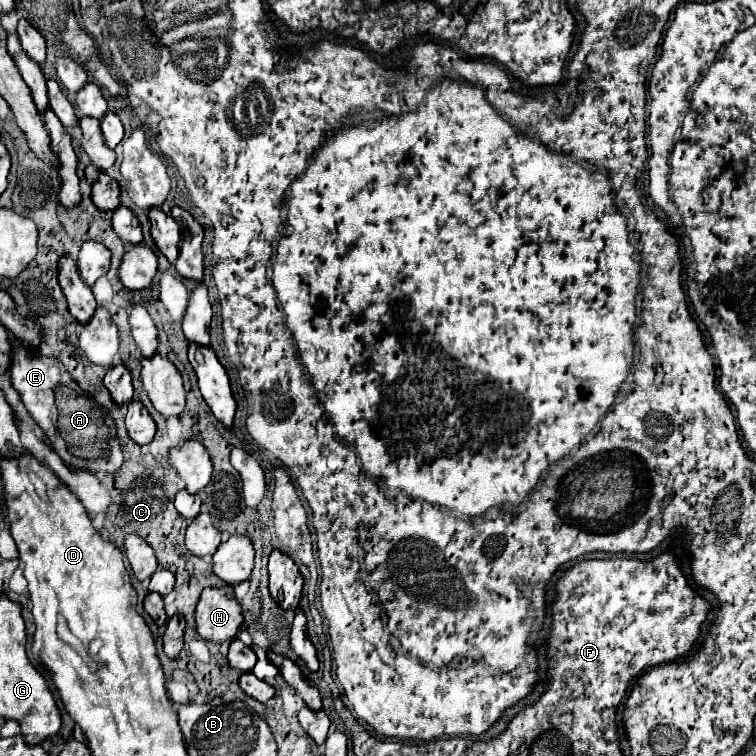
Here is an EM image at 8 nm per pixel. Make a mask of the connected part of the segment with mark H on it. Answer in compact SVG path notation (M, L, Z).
M233 587L205 589L197 605L197 633L215 643L231 643L241 629L241 605L235 599Z

